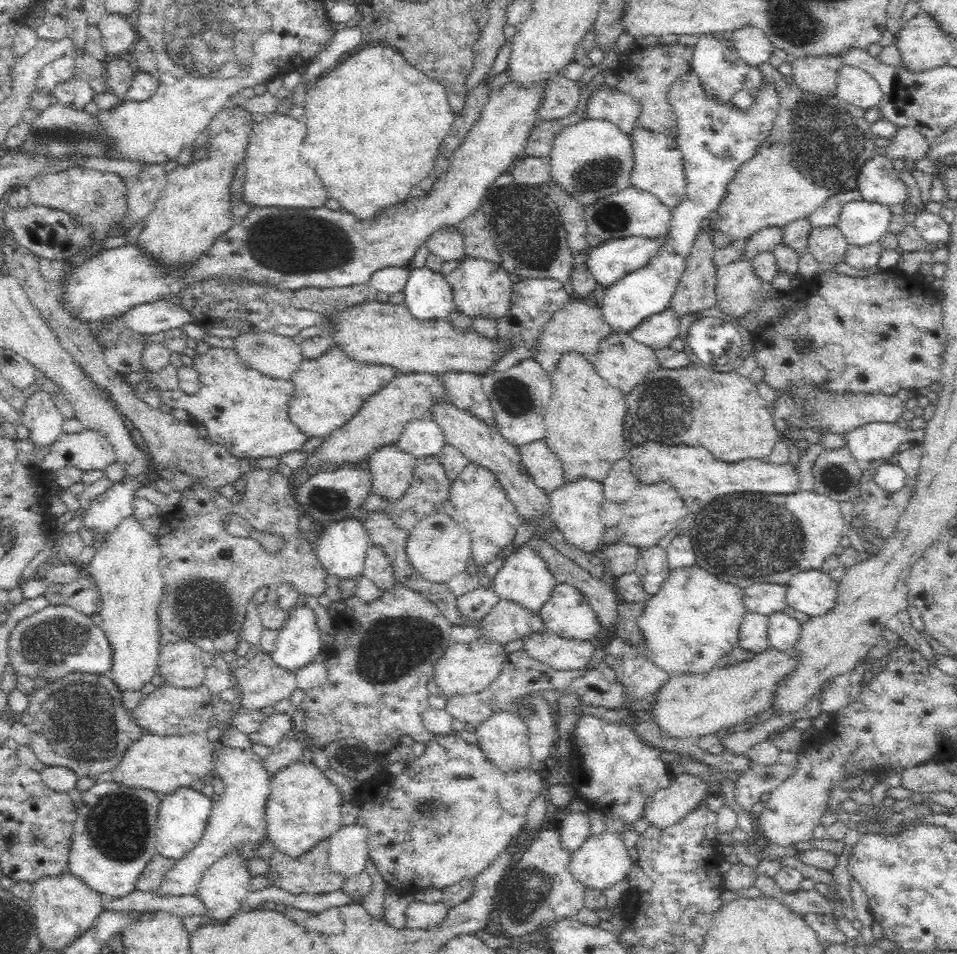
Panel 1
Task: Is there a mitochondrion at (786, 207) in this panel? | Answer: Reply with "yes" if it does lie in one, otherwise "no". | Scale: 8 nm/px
no

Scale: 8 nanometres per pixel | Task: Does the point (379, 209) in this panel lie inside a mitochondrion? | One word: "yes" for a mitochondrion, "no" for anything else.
no

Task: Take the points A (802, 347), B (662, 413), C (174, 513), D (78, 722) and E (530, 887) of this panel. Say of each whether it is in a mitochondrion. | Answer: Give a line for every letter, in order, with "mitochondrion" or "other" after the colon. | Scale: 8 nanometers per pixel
A: mitochondrion
B: mitochondrion
C: other
D: mitochondrion
E: mitochondrion

